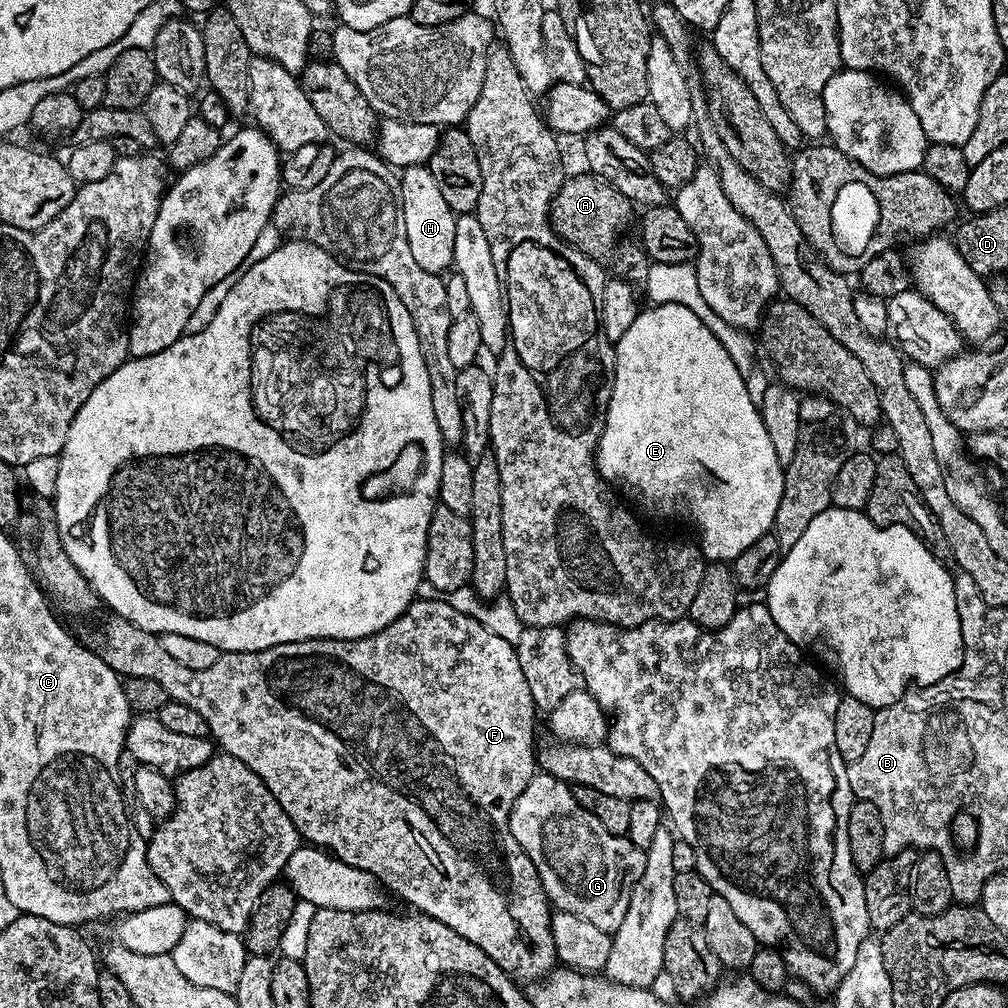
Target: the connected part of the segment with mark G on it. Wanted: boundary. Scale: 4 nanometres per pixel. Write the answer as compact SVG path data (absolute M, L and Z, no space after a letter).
M547 774L533 776L522 794L510 805L508 829L530 862L534 862L544 893L553 909L578 914L578 918L586 918L586 922L598 926L598 930L610 933L622 926L634 881L644 869L644 852L634 847L627 836L610 834L610 830L606 830L606 826L602 826L594 814L590 814L577 802L575 791L565 781Z

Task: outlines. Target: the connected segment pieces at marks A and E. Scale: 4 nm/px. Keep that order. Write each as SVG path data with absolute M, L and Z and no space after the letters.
M582 170L576 177L565 179L564 185L558 190L558 194L552 200L552 210L550 213L550 223L556 235L564 243L572 248L577 248L584 256L591 256L594 260L603 261L604 256L611 257L617 251L621 243L624 231L628 228L628 223L632 220L632 210L634 204L608 184L601 177L598 177L589 170Z
M658 304L648 309L637 311L634 322L630 322L630 330L615 341L616 373L612 376L612 393L608 396L608 413L604 416L604 429L599 429L598 439L594 445L594 463L601 480L613 489L621 488L638 507L660 520L668 520L673 516L676 520L692 520L694 527L700 531L704 541L698 547L708 562L731 562L742 554L758 538L769 535L773 531L778 502L782 487L782 465L778 454L774 454L774 446L770 442L770 434L766 434L766 426L760 417L757 401L750 398L746 390L746 382L742 374L738 374L738 366L730 362L730 354L720 344L720 336L712 332L700 321L698 314L681 304Z

